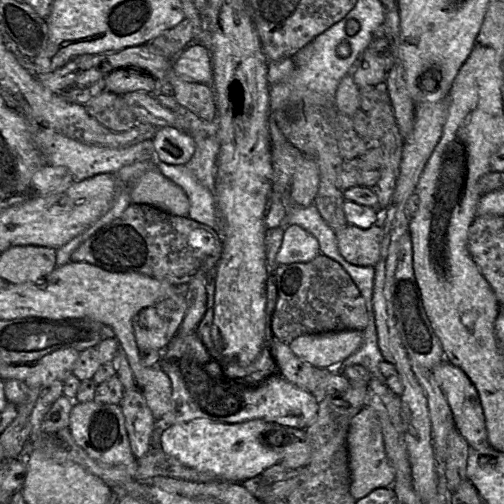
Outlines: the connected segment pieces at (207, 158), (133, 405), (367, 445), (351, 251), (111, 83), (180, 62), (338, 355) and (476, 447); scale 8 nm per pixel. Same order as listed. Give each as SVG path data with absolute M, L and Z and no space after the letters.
M217 133L196 136L195 144L196 151L192 159L187 164L170 165L159 162L158 169L166 178L180 186L186 193L190 204L187 217L198 223L215 228L220 232L222 222L216 206L216 198L214 194L219 152Z
M139 388L125 390L120 402L131 450L136 459L152 447L155 419Z
M369 407L360 409L352 418L347 434L351 475L351 494L356 499L365 497L377 488L391 487L394 470L388 460L379 417Z
M347 225L336 233L338 249L350 264L375 268L380 259L383 228L374 225L367 230Z
M138 68L111 70L106 74L106 91L118 95L128 92L144 91L152 93L158 87L158 81L150 73Z
M193 39L174 59L173 69L183 79L201 84L213 81L210 50L197 39Z
M345 330L302 335L288 345L297 357L316 368L341 370L341 363L362 343L362 331Z
M447 360L437 364L432 372L451 409L455 427L467 442L470 450L486 456L497 455L499 451L494 449L488 441L485 417L479 395L468 376L463 370L452 365Z

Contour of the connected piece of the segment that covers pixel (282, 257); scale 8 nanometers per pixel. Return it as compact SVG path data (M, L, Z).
M289 225L276 255L276 263L278 265L307 263L320 254L318 241L312 234L300 226Z

